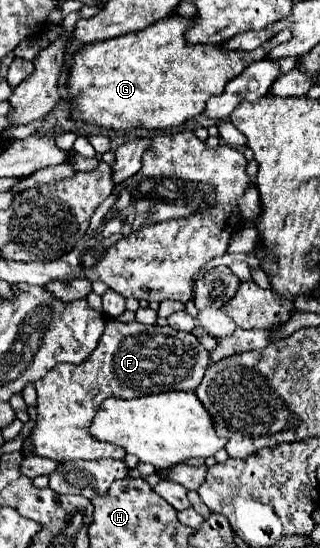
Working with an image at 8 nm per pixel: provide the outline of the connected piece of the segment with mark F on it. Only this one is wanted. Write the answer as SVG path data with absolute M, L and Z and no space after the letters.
M107 319L105 331L95 347L95 351L81 363L81 365L69 365L61 363L53 371L49 371L43 379L35 383L37 389L37 425L31 431L31 439L35 445L35 455L47 457L53 461L75 461L75 459L123 459L125 451L123 447L111 447L93 435L89 435L91 419L95 417L95 411L99 411L101 403L109 397L119 399L131 399L151 393L167 393L167 391L195 391L199 387L207 367L211 365L209 351L199 343L199 339L193 333L175 331L173 327L165 325L141 325L137 321L133 323L121 323L119 319Z

